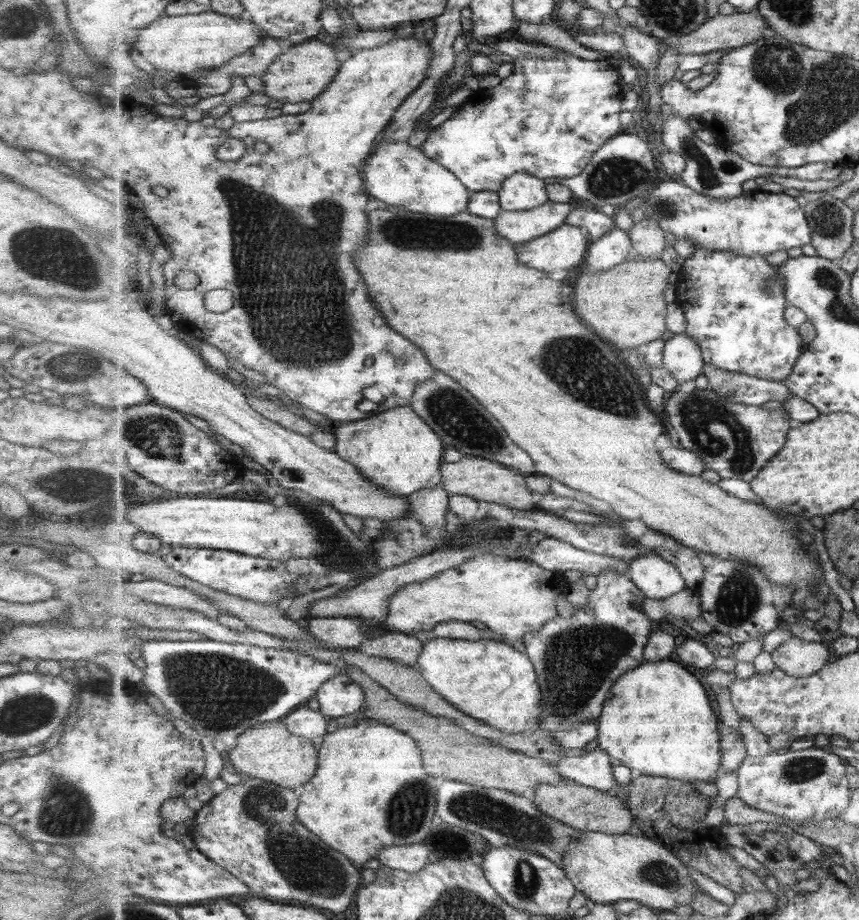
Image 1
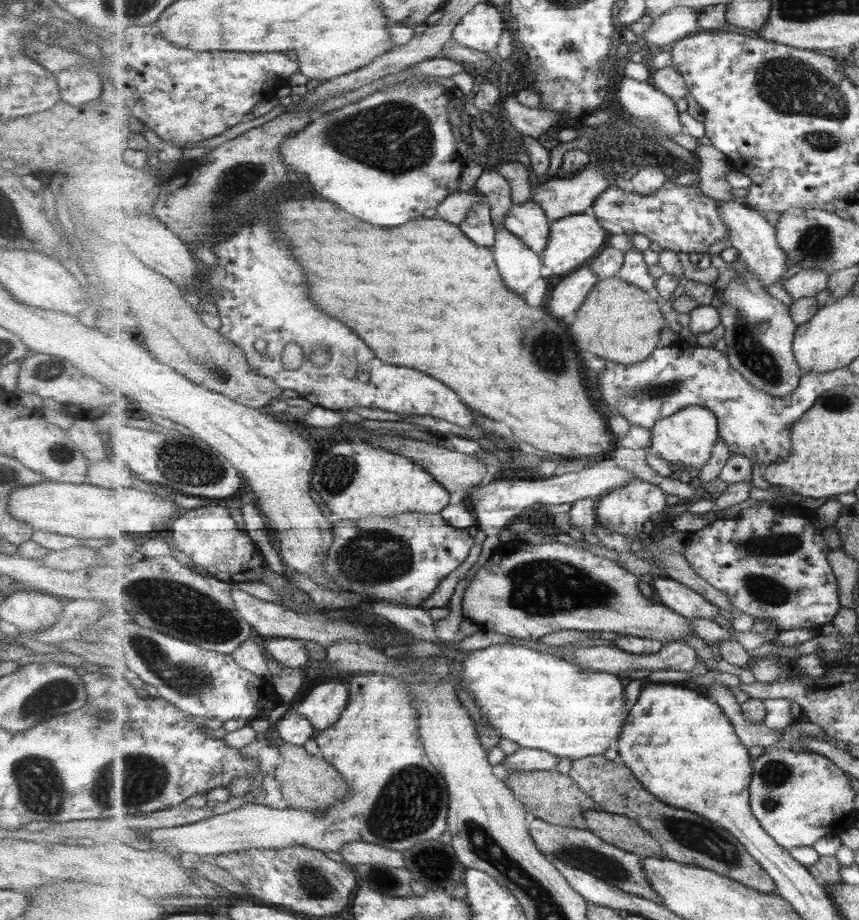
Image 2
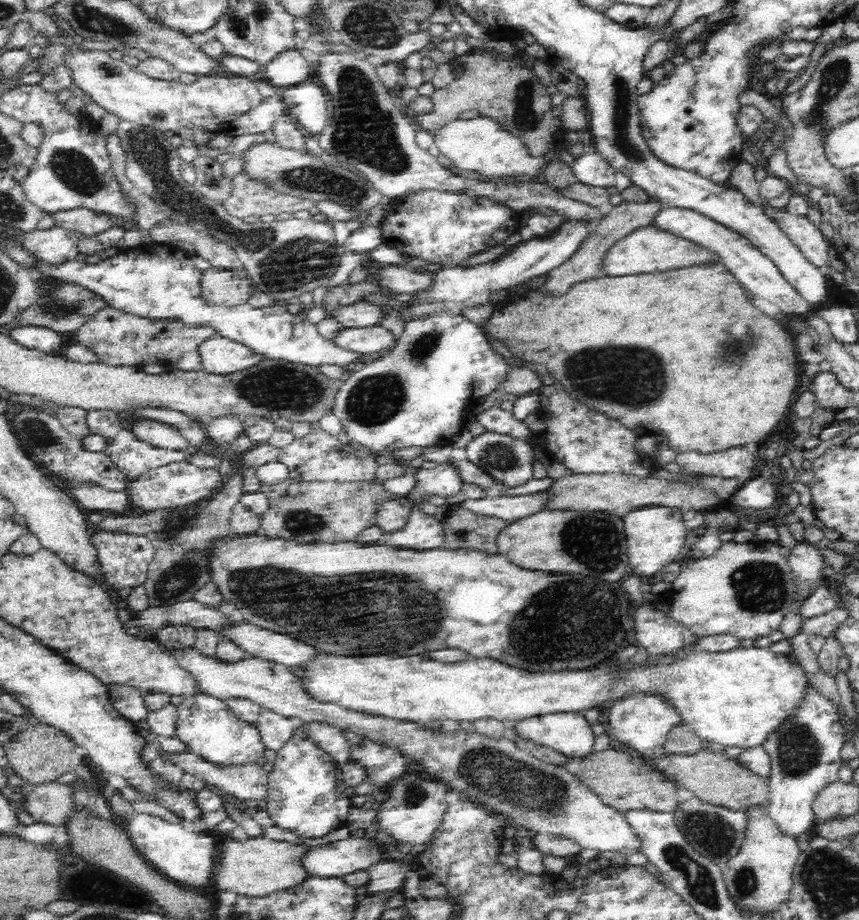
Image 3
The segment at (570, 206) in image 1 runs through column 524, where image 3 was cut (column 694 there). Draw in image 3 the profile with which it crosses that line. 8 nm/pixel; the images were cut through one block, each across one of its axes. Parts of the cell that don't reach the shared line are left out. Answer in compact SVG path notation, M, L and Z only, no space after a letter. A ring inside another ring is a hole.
M663 206L653 219L656 227L695 242L698 246L706 248L712 254L717 256L722 264L747 288L747 292L753 294L756 298L761 298L772 304L775 312L787 314L788 318L804 318L817 312L801 294L784 278L780 269L774 264L772 259L764 255L756 245L752 244L750 239L744 235L725 227L724 225L709 219L706 216L698 214L693 210L684 208L674 208Z

